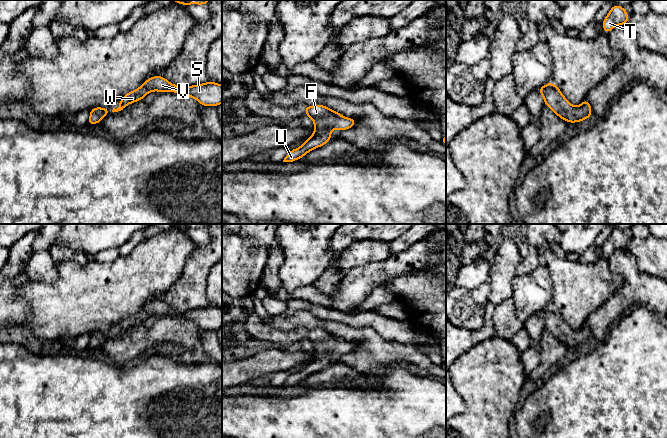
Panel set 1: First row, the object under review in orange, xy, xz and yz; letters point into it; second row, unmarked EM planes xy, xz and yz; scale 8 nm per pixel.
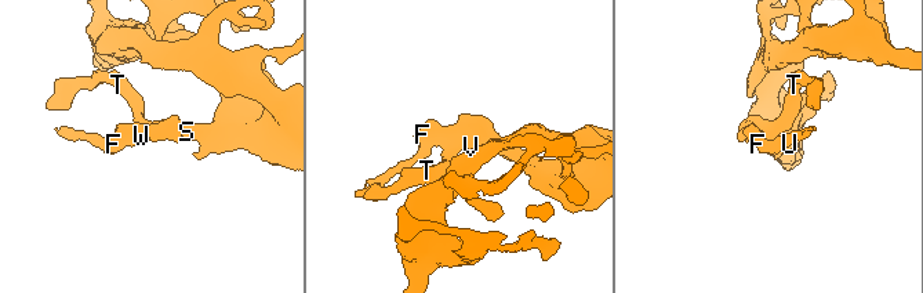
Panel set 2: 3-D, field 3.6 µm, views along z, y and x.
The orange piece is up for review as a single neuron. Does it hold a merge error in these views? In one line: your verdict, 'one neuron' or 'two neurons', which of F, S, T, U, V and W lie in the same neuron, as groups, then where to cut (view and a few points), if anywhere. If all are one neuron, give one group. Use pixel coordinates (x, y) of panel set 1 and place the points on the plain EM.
one neuron; F S T U V W; no cut

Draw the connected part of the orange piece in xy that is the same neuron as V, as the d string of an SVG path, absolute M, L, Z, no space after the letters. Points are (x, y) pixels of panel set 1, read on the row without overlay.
M156 299L148 302L139 312L125 318L119 326L117 333L113 332L112 336L123 334L127 329L142 324L148 317L174 316L185 318L196 323L201 330L215 330L222 327L222 309L216 306L208 305L203 308L196 308L182 312L170 307L166 302Z

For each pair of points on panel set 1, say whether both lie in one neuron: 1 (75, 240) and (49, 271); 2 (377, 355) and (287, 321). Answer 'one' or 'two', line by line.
1: two
2: one

